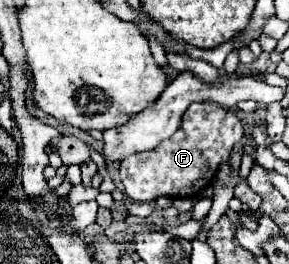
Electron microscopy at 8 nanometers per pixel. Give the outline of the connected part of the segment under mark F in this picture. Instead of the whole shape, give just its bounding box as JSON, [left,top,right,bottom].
[121,102,243,202]

